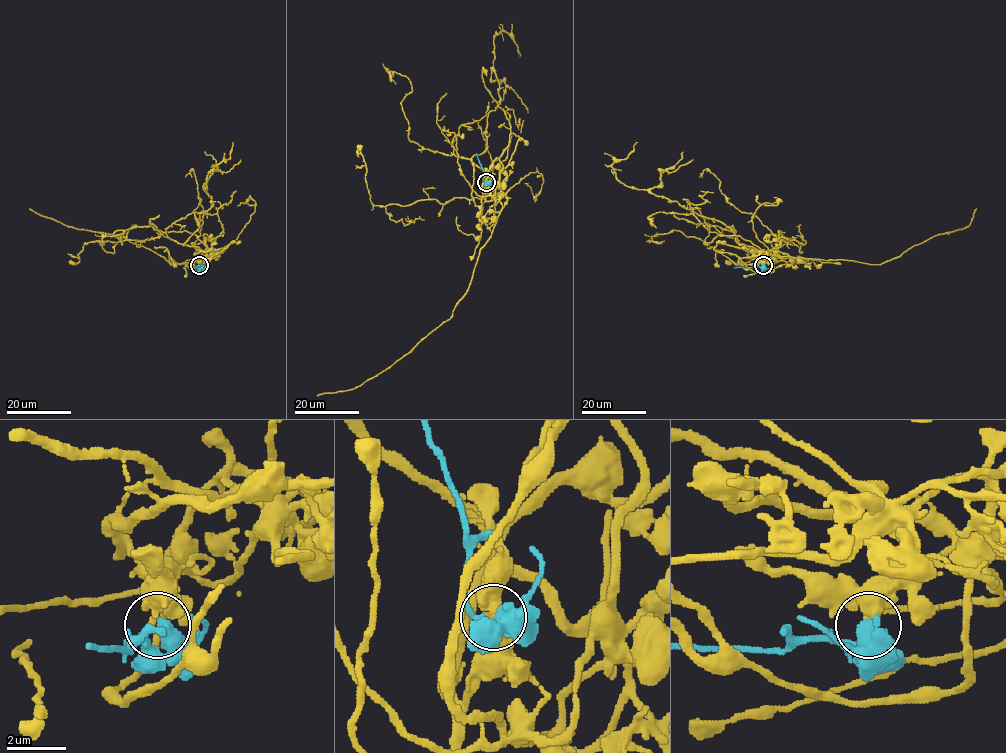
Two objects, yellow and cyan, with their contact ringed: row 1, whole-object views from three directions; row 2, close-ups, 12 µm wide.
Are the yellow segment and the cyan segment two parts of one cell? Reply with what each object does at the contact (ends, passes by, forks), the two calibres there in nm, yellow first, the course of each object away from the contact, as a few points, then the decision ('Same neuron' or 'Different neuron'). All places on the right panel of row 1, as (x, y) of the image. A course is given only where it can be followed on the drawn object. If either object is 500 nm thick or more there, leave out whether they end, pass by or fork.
Thickness 440 nm (yellow) against 550 nm. Course of yellow: (763, 264), (772, 256), (883, 263), (934, 236), (967, 227), (975, 209). Course of cyan: (763, 264), (734, 268). Same neuron

